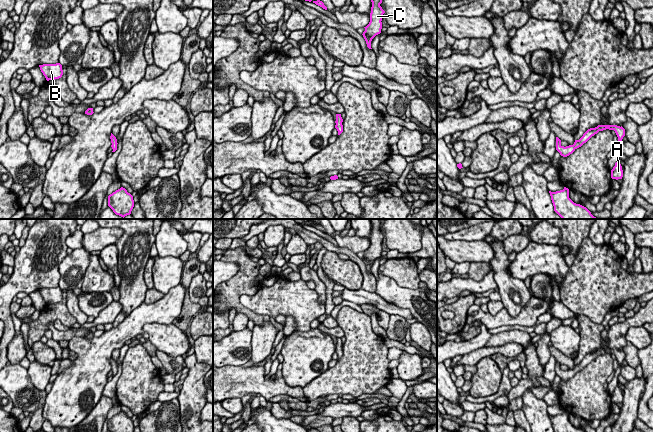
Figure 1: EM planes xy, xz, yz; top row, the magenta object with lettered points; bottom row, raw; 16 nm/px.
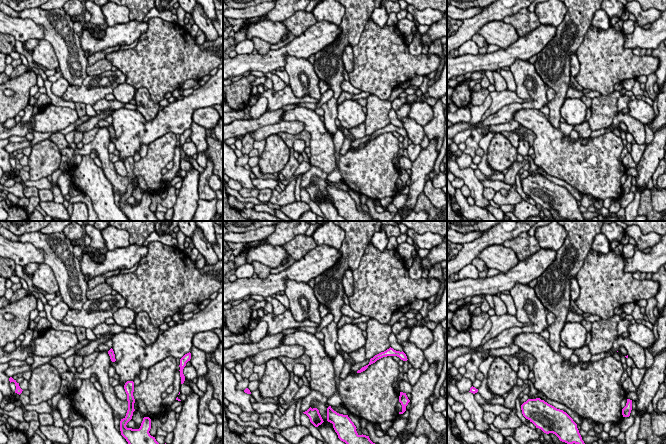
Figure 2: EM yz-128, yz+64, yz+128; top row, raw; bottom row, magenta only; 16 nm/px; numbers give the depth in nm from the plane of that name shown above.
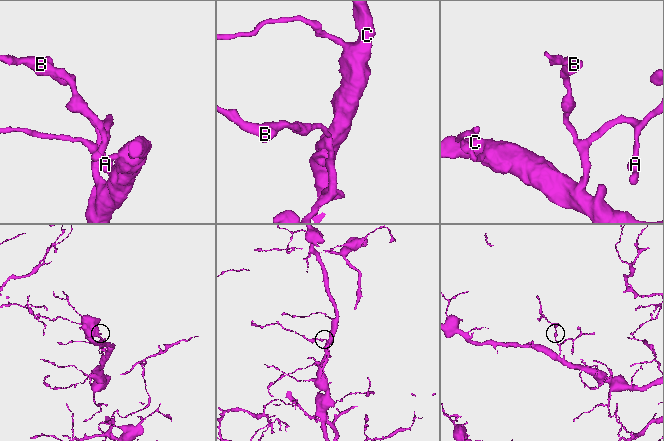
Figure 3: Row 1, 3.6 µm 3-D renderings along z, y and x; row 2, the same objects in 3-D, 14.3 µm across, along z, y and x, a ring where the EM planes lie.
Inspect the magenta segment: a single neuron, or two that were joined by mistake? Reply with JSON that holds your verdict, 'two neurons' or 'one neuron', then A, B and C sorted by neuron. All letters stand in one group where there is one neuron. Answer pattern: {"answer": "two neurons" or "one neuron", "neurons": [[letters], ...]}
{"answer": "one neuron", "neurons": [["A", "B", "C"]]}

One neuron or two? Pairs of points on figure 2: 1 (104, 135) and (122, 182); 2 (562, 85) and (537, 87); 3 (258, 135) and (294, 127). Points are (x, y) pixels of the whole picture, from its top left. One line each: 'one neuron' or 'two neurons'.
1: one neuron
2: two neurons
3: one neuron

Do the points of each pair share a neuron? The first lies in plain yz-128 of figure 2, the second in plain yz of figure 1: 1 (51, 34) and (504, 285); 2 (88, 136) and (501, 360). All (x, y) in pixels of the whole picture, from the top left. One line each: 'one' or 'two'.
1: one
2: one

